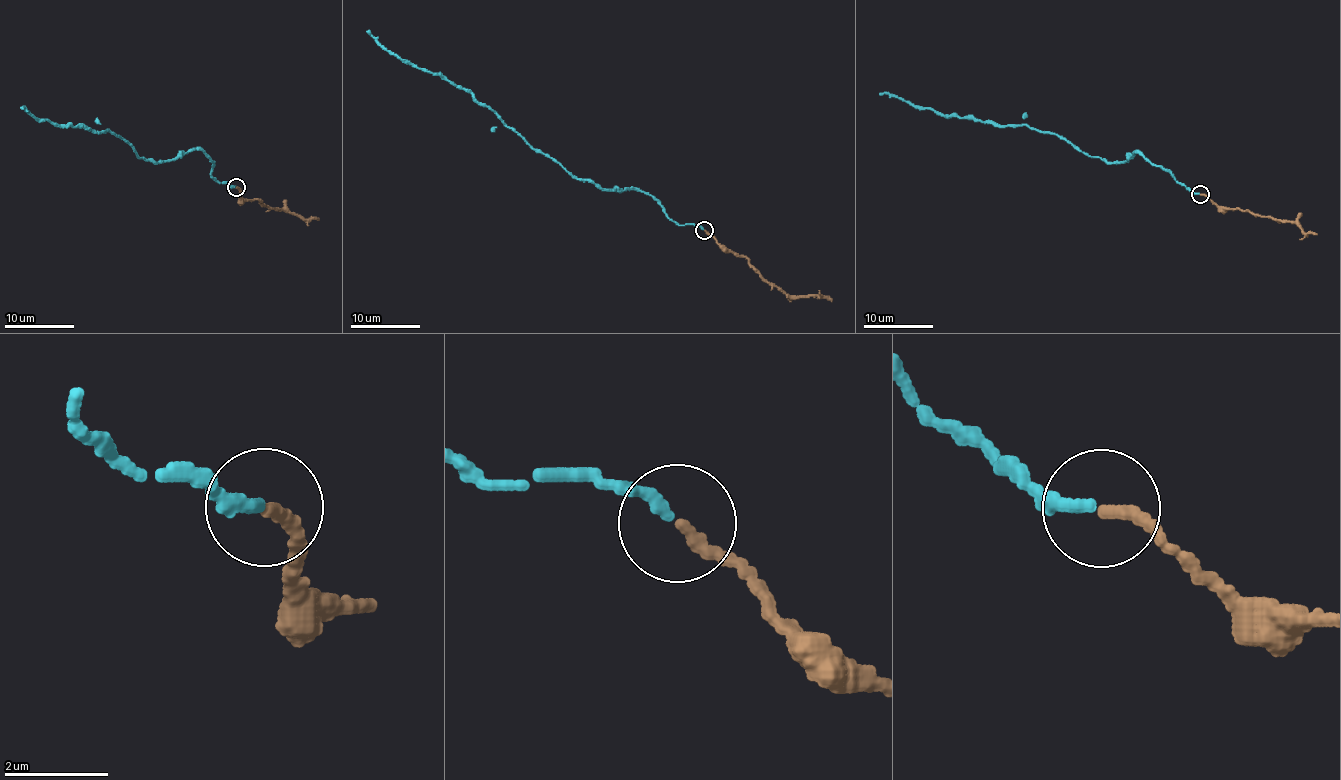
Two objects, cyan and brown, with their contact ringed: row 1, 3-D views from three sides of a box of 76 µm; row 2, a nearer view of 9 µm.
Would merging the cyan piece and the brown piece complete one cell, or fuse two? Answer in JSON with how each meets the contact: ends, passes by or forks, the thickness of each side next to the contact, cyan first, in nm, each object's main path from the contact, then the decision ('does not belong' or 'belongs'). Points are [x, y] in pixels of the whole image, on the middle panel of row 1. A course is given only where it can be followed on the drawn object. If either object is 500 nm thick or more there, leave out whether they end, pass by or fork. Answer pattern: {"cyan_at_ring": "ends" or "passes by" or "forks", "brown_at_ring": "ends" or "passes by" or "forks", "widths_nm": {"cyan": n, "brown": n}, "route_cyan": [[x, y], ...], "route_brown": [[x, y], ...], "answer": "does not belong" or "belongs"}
{"cyan_at_ring": "ends", "brown_at_ring": "ends", "widths_nm": {"cyan": 260, "brown": 280}, "route_cyan": [[704, 229], [679, 226], [635, 189], [603, 190], [580, 180], [469, 92], [402, 61], [366, 30]], "route_brown": [[704, 231], [725, 248], [742, 255], [769, 282], [787, 294], [826, 296], [831, 301]], "answer": "belongs"}

